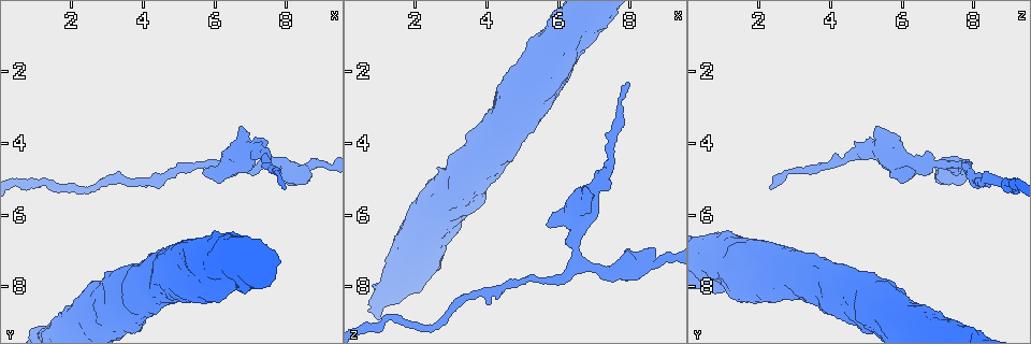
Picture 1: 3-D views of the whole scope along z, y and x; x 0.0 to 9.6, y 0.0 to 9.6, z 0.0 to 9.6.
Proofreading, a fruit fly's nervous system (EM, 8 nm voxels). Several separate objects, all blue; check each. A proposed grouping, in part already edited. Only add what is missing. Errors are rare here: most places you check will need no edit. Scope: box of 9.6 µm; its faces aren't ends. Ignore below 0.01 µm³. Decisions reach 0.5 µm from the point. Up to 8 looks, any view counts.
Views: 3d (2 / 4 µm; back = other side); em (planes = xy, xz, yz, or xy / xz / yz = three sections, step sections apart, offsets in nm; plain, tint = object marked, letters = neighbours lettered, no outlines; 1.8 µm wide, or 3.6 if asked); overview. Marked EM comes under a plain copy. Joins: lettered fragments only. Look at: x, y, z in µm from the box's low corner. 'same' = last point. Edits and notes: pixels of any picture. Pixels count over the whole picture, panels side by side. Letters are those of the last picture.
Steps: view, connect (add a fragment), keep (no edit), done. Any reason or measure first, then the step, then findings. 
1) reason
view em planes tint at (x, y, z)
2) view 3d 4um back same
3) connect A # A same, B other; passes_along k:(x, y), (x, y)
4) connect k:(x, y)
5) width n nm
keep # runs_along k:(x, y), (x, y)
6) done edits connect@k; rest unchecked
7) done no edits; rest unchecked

free end
view em planes letters at (5.70, 4.75, 6.30)

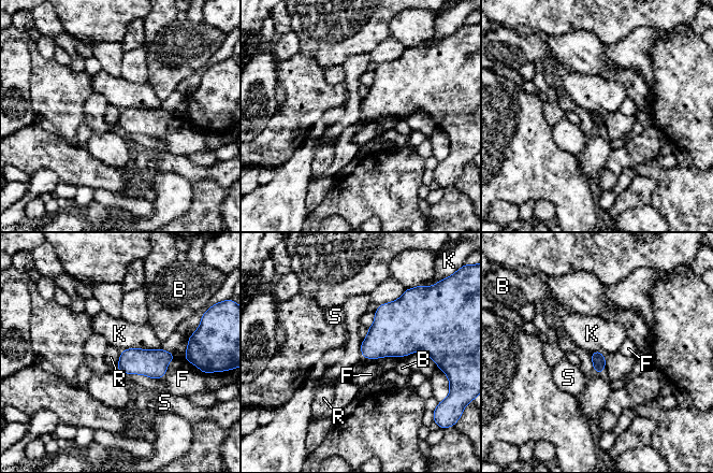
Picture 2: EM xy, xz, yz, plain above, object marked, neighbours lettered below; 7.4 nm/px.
keep # B other, F other, K other, R other, S other; border 2:(121, 350), (116, 369); none of them fits

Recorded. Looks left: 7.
view 3d 4um at (8.00, 5.25, 2.35)

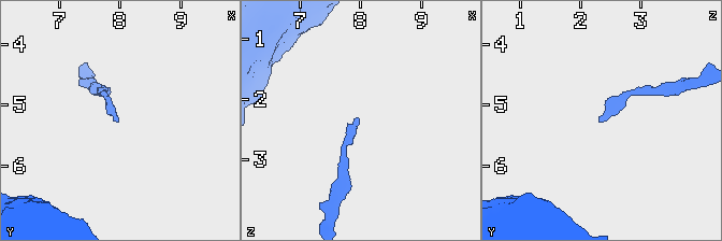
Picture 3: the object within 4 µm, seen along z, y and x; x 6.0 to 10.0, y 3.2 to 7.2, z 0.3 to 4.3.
now the EM
view em planes letters at (7.95, 5.20, 2.30)

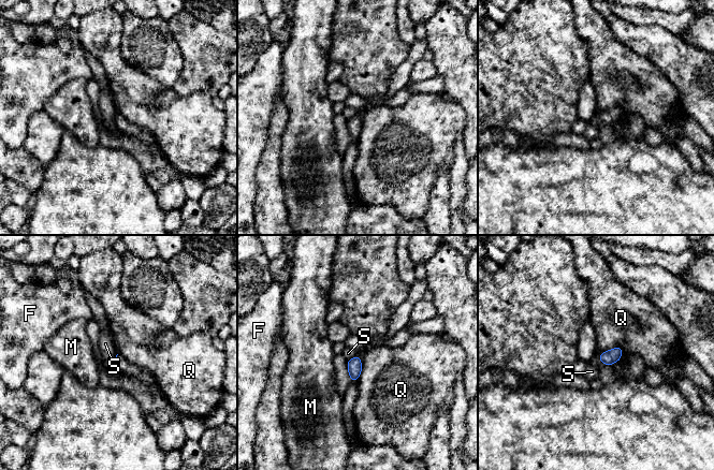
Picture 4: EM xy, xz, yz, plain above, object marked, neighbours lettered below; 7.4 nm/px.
keep # F other, M other, Q other, S other; border 4:(356, 354), (347, 361); no lettered fragment goes on from it

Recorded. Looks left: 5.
sharp bend
view em xz step 16 tint at (8.65, 4.60, 7.35)

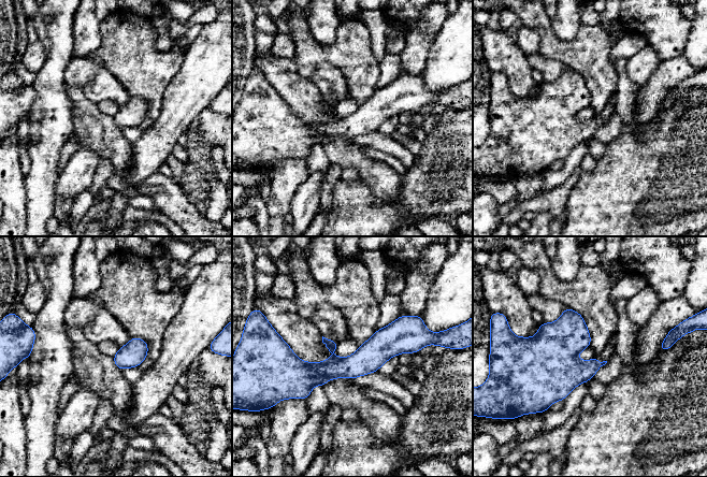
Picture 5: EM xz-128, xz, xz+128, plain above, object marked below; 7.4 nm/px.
cut it another way
view em planes tint same

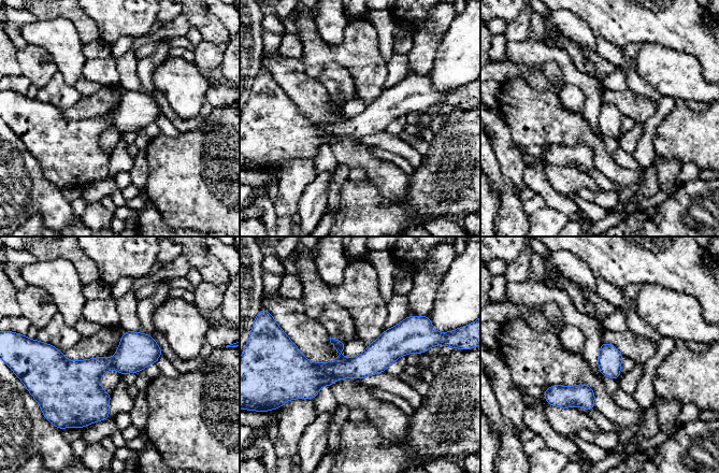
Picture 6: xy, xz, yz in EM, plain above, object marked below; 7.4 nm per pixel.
what lies round it
view em planes letters same

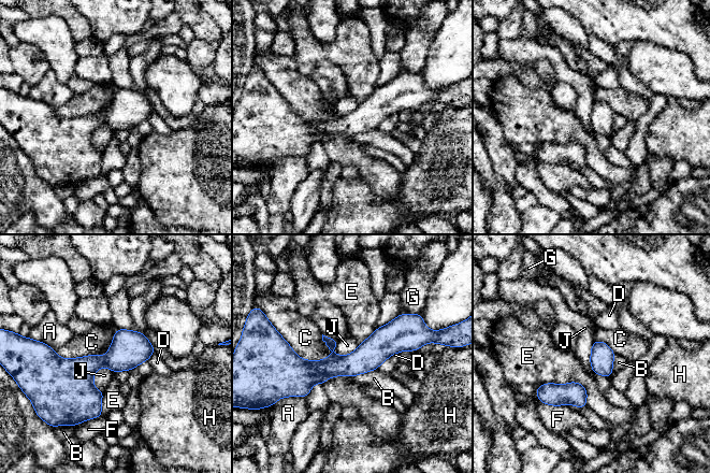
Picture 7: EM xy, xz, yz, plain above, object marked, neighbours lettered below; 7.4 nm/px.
keep # A other, B other, C other, D other, E other, F other, G other, H other, J other; border 7:(106, 366), (93, 374), (103, 392); no lettered fragment goes on from it

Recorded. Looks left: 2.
done no edits; rest unchecked

